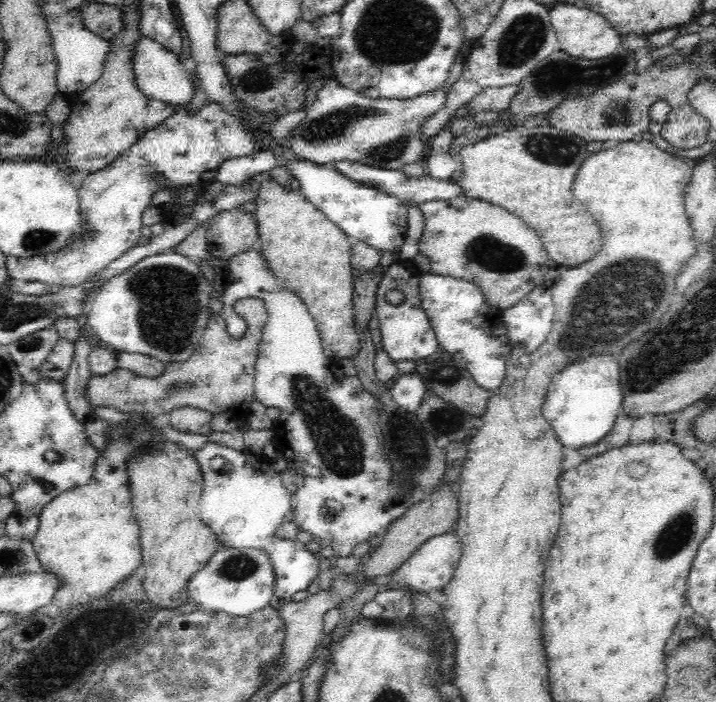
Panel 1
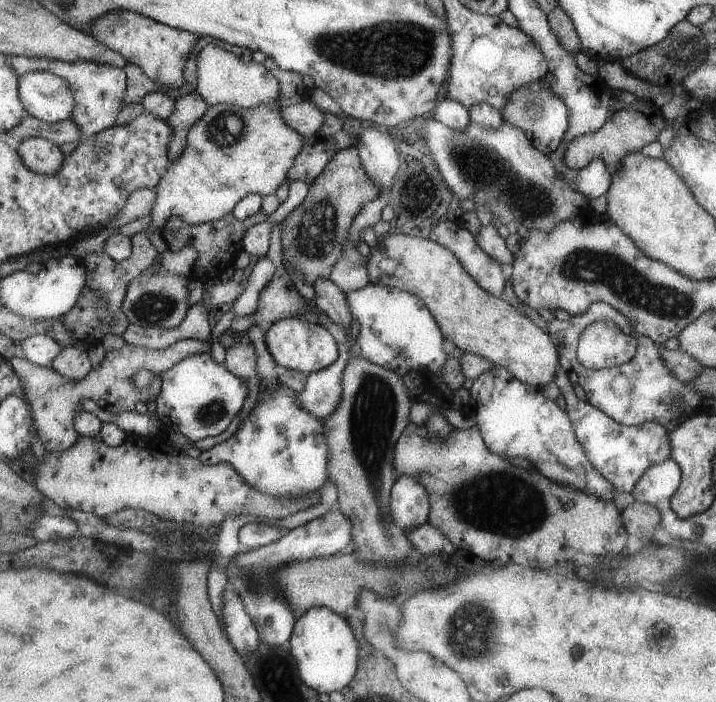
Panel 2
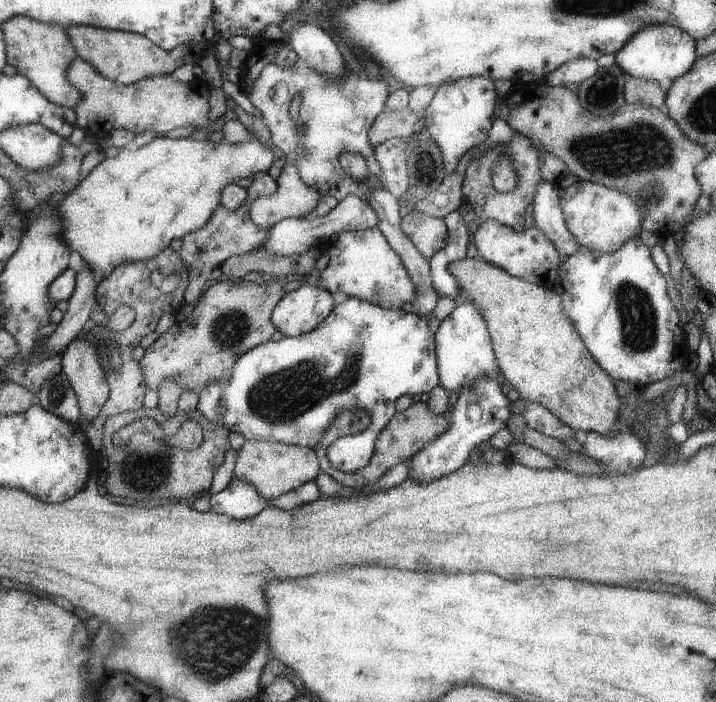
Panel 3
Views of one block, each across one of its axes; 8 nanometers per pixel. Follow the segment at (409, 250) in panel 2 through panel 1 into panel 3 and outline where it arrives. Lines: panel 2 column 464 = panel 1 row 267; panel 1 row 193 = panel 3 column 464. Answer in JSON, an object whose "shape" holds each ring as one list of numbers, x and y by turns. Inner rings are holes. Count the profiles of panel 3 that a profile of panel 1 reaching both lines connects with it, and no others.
{"shape":[[480,258,474,259,462,259,455,263,450,263,448,266,448,272,455,278,457,287,460,290,457,292,465,296,467,300,470,301,477,309,480,310,482,317,486,321,488,326,488,332,490,333,492,340,492,350,496,358,496,367,498,368,498,373,505,377,505,380,509,382,511,388,515,389,520,395,520,399,526,401,532,401,533,403,538,403,544,408,547,408,551,414,553,414,562,424,565,424,569,429,583,430,583,432,595,432,600,436,607,435,611,433,612,425,618,424,618,411,620,410,620,405,622,404,621,399,617,397,614,391,614,381,603,369,597,365,596,360,592,357,592,354,588,352,588,348,584,344,584,340,578,333,574,322,568,317,568,314,564,311,564,306,560,297,553,293,551,290,546,289,545,286,537,285,534,283,529,283,528,281,511,277,503,269,498,268,496,265,488,264,482,261]]}

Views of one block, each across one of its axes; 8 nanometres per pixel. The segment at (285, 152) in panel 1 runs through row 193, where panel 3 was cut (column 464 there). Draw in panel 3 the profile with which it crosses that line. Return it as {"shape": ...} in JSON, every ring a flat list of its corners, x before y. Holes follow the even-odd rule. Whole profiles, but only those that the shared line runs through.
{"shape":[[464,301,441,321,433,340,439,382,444,390,457,392,462,385,470,385,478,375,494,378,496,358,488,326,480,310,470,301]]}

